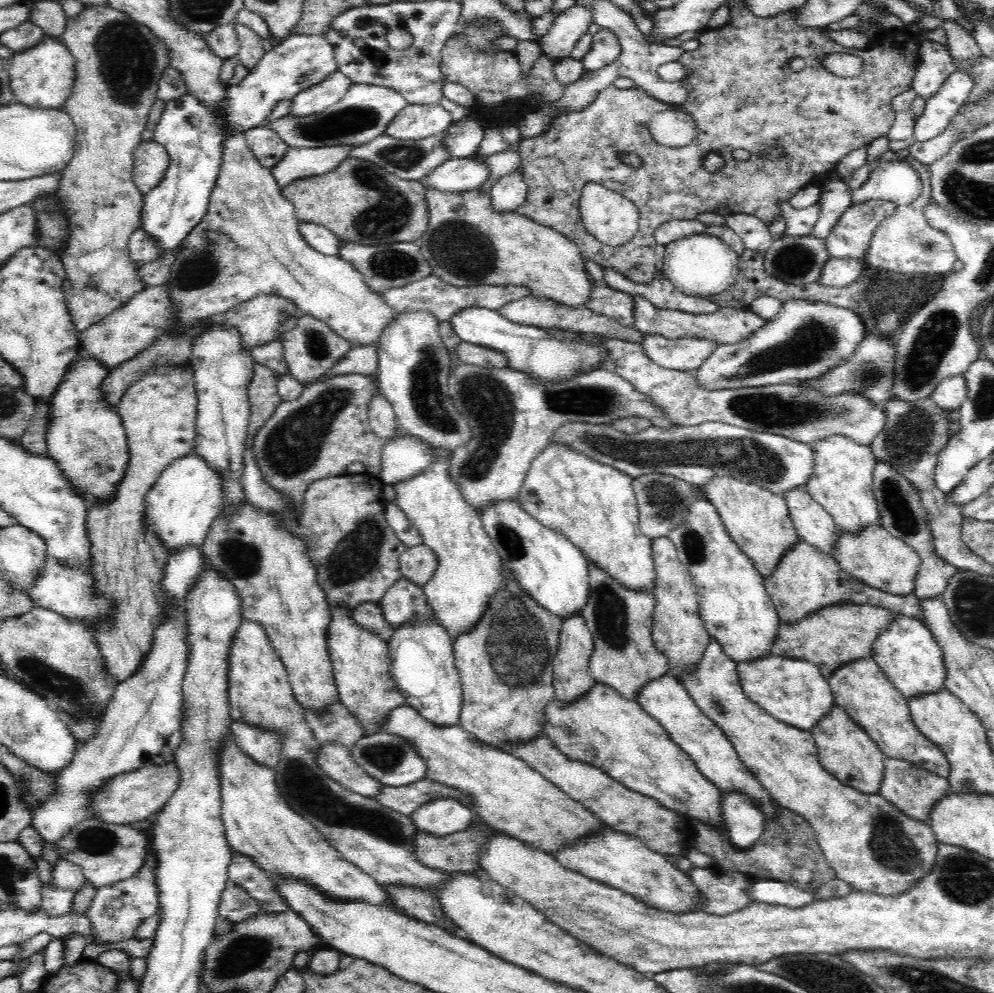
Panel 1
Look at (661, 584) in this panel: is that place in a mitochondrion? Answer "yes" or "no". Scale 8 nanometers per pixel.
no

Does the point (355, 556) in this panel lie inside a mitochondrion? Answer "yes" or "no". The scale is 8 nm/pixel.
yes

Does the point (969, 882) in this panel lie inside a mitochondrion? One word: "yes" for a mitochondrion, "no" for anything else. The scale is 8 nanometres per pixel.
yes

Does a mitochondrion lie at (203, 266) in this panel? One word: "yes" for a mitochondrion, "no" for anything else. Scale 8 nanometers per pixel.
yes

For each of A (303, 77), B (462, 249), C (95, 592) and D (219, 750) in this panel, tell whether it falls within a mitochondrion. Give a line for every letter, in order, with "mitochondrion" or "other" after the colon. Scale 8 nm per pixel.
A: mitochondrion
B: mitochondrion
C: other
D: other

